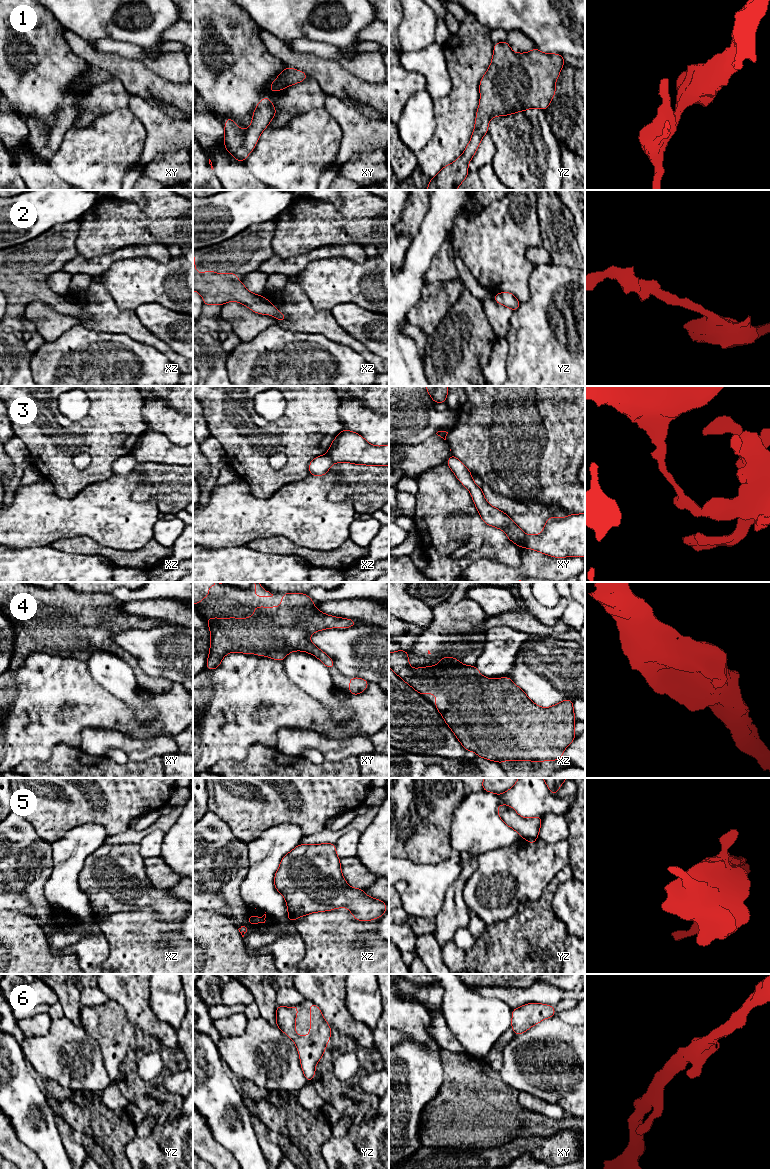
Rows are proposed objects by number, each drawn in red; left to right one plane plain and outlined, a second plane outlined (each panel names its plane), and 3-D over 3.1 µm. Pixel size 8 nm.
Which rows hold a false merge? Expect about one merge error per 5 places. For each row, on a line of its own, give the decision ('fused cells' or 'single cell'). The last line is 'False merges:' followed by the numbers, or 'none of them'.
1: single cell
2: single cell
3: fused cells
4: single cell
5: fused cells
6: single cell
False merges: 3, 5

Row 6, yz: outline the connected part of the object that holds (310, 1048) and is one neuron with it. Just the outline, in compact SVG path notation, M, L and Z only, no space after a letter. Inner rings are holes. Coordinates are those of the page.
M310 1002L310 1035L298 1036L295 1031L297 1013L297 1005L292 1006L291 1009L278 1005L276 1024L294 1041L300 1056L302 1071L310 1082L315 1076L315 1066L327 1048L327 1041L331 1039L331 1027L324 1019L319 1007Z

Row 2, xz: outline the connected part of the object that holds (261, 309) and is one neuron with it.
M193 250L193 291L202 295L204 305L223 305L229 301L237 301L254 313L272 315L277 320L285 321L277 308L262 295L248 291L242 280L236 280L237 273L219 274L213 271L197 273L195 271L195 259Z

